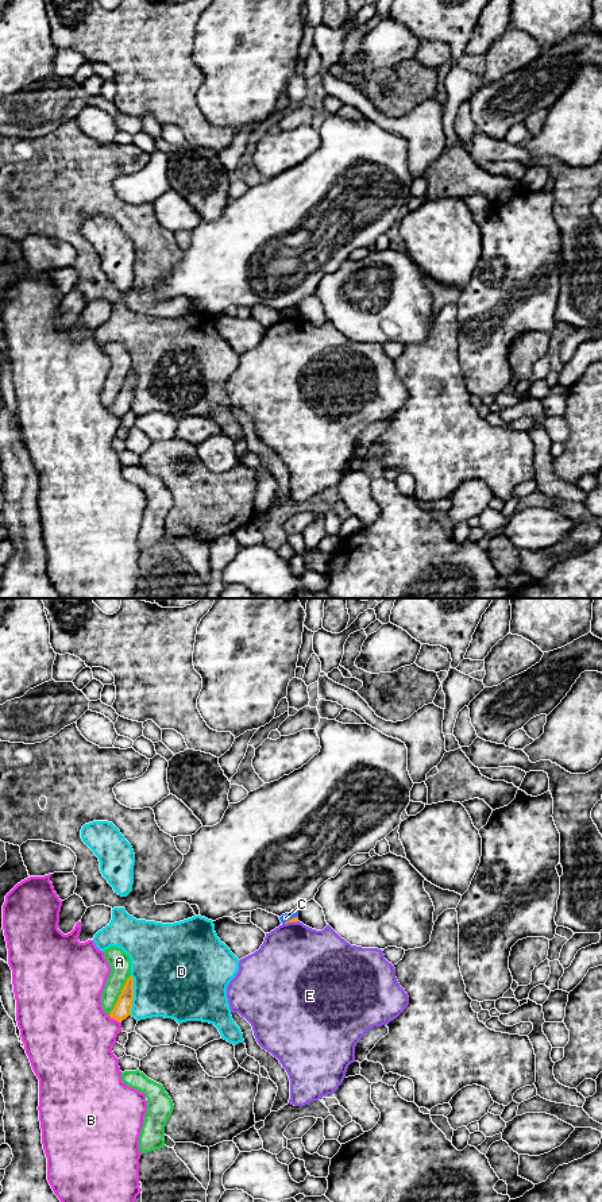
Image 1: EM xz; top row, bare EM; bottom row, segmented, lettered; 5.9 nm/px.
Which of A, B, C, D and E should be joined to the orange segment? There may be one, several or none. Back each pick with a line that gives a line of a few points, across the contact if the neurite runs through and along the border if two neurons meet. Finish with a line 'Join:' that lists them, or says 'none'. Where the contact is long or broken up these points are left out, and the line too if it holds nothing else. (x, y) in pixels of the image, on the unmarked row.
Join: none

